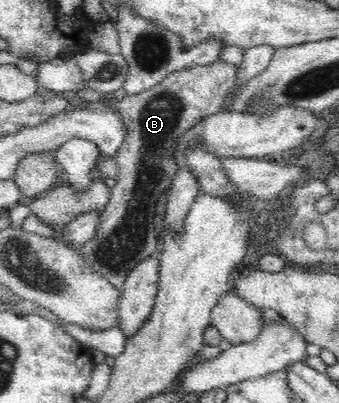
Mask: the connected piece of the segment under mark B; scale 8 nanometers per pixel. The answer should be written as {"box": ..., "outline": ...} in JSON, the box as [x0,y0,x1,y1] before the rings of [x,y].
{"box":[76,61,238,294],"outline":[[[223,61],[179,70],[167,75],[147,91],[126,95],[121,100],[99,99],[122,117],[126,134],[115,155],[118,173],[111,182],[110,200],[101,212],[102,221],[96,237],[76,249],[96,273],[108,280],[122,294],[129,271],[155,253],[160,231],[153,223],[157,201],[173,185],[173,177],[182,167],[173,153],[179,137],[197,121],[215,115],[221,109],[226,93],[233,87],[238,66]]]}

